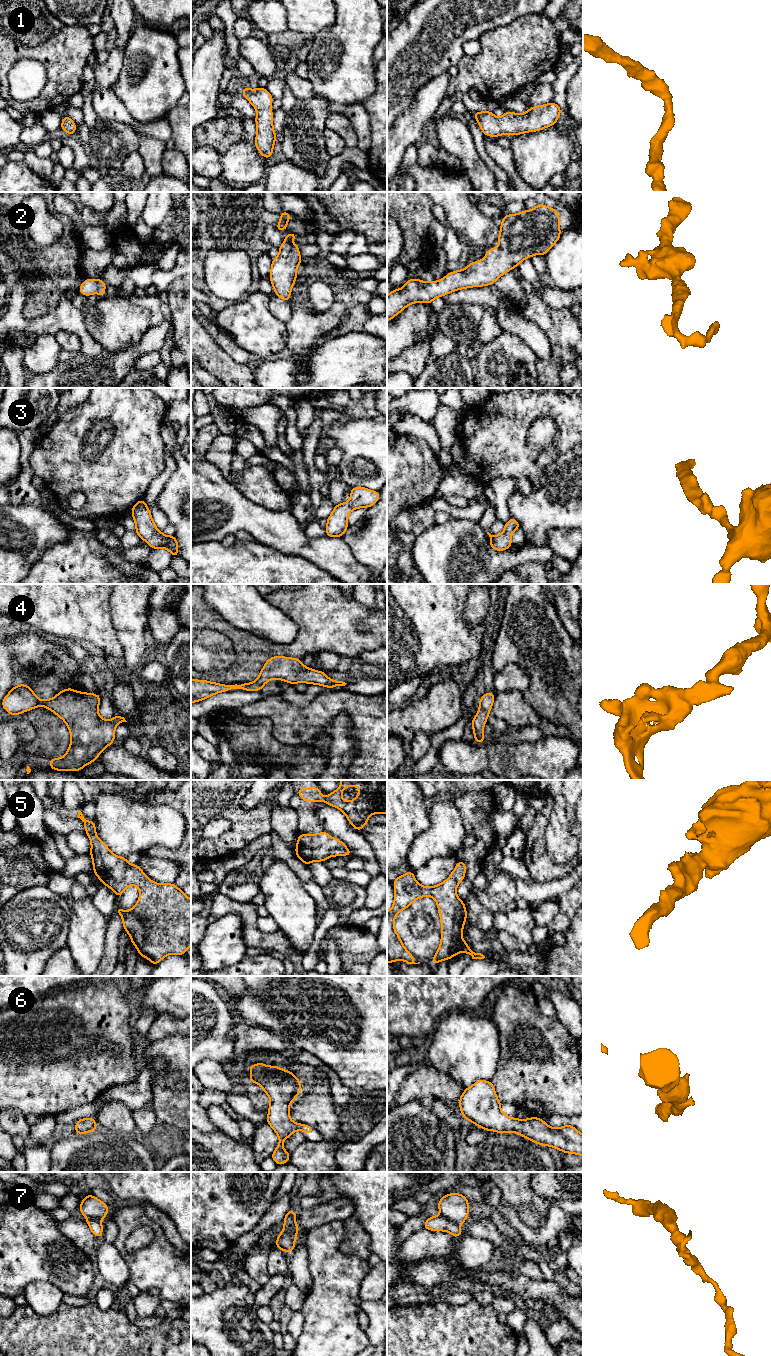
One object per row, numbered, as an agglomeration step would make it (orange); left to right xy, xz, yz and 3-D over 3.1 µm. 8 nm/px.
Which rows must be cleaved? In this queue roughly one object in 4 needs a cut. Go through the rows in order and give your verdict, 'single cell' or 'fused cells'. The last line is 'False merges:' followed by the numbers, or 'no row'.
1: single cell
2: single cell
3: single cell
4: single cell
5: single cell
6: single cell
7: fused cells
False merges: 7

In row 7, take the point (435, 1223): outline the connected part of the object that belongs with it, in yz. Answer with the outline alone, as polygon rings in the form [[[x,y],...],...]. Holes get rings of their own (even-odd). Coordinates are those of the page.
[[[443,1216],[428,1217],[423,1225],[423,1228],[430,1231],[446,1231],[455,1237],[461,1237],[463,1235],[461,1231],[462,1228],[458,1224],[446,1219]]]

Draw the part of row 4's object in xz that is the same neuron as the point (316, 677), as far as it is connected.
[[[273,656],[266,661],[264,667],[260,671],[258,679],[251,683],[225,685],[209,682],[207,680],[191,679],[191,703],[233,689],[261,691],[262,687],[270,679],[279,679],[290,683],[291,685],[305,682],[309,685],[317,684],[330,689],[336,686],[345,686],[347,684],[343,681],[335,681],[328,678],[323,671],[316,671],[309,667],[305,667],[299,658]]]

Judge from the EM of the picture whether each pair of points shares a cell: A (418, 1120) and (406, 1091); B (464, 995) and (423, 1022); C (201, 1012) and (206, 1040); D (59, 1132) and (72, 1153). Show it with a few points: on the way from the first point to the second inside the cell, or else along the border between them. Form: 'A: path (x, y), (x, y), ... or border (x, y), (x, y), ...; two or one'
A: border (421, 1101), (407, 1101), (397, 1106); two
B: path (454, 995), (450, 995), (433, 1012); one
C: path (201, 1019), (202, 1033); one
D: border (74, 1133), (51, 1141); two

